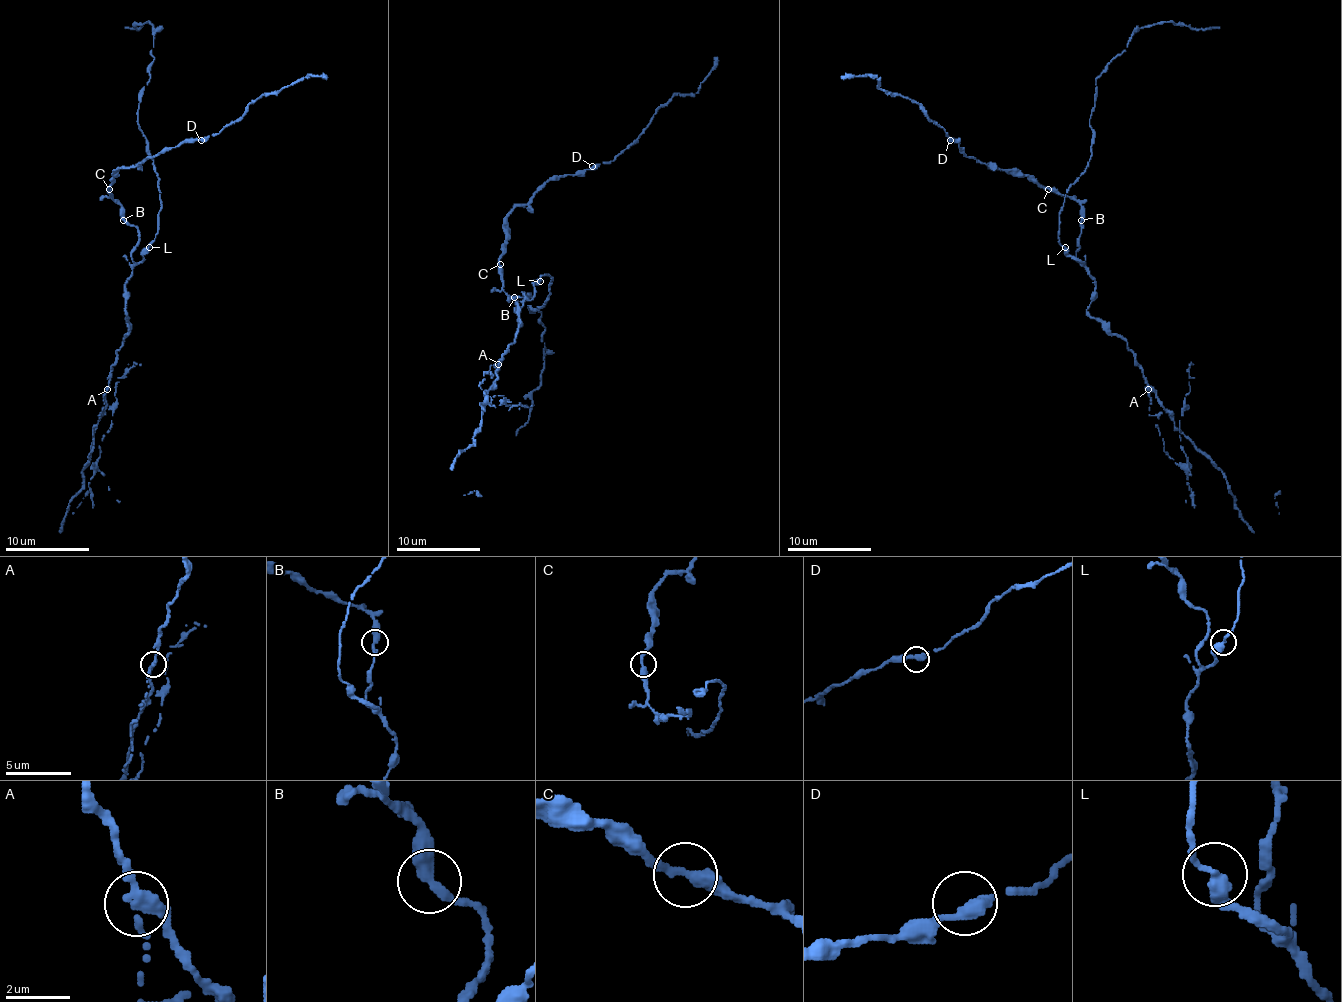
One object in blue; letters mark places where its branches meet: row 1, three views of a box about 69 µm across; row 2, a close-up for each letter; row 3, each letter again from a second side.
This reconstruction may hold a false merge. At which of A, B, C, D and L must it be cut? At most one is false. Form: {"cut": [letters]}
{"cut": ["A"]}

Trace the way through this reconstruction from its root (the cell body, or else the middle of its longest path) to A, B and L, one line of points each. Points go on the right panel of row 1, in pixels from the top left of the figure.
A: (1079, 243), (1075, 258), (1094, 281), (1094, 297), (1086, 310), (1128, 344), (1148, 390)
B: (1079, 243), (1081, 220)
L: (1079, 243), (1075, 258), (1084, 262), (1075, 260), (1065, 247)

